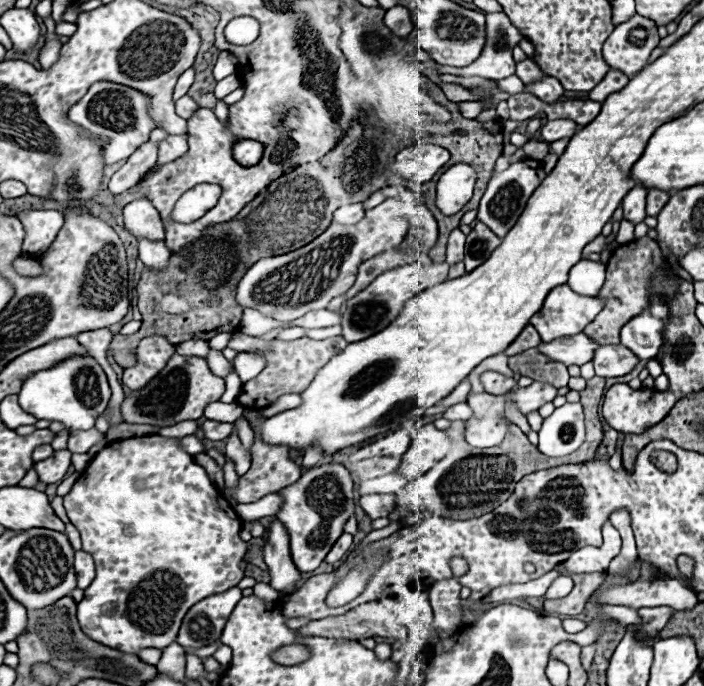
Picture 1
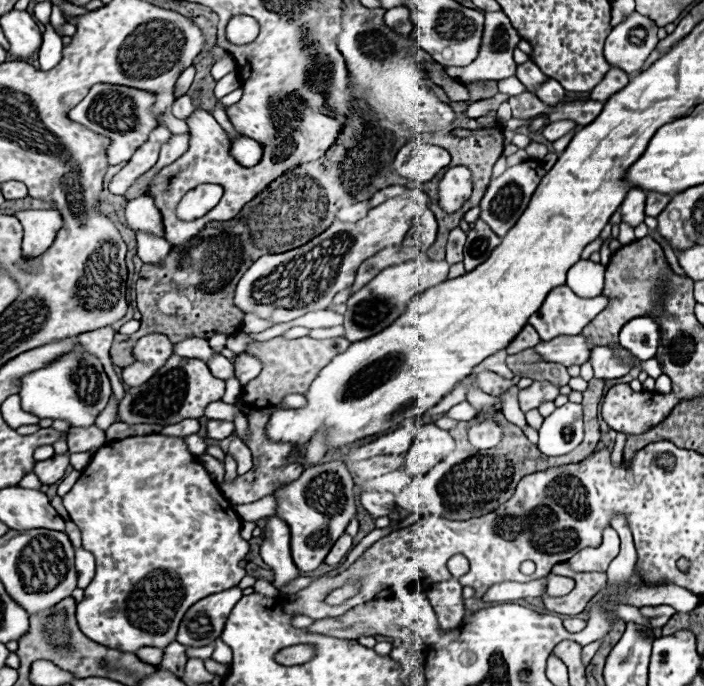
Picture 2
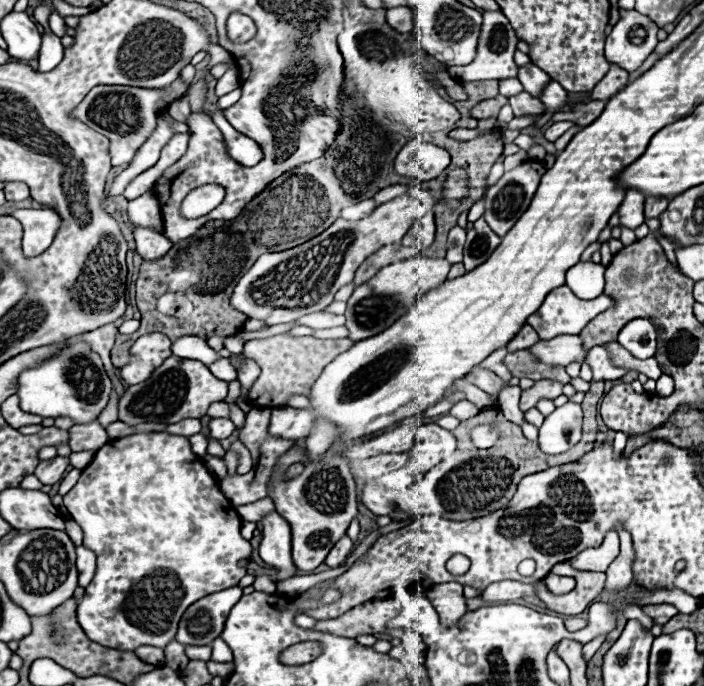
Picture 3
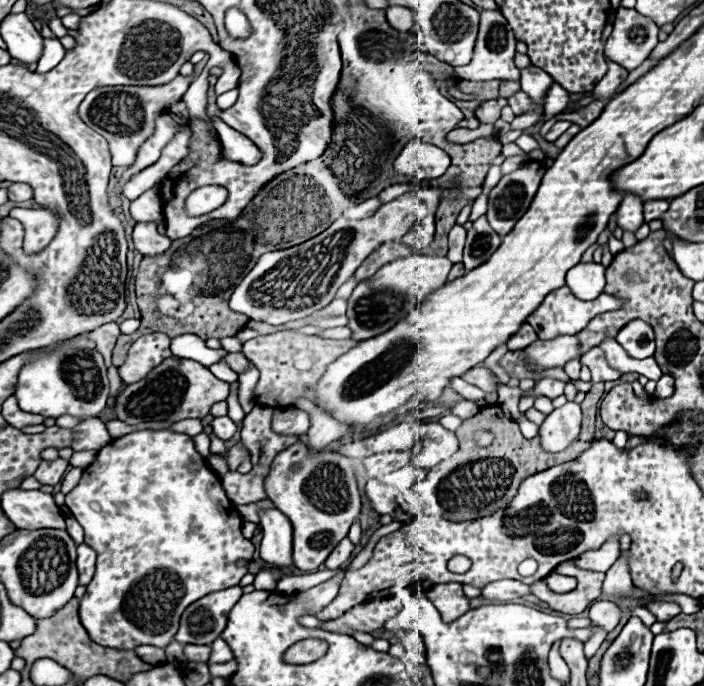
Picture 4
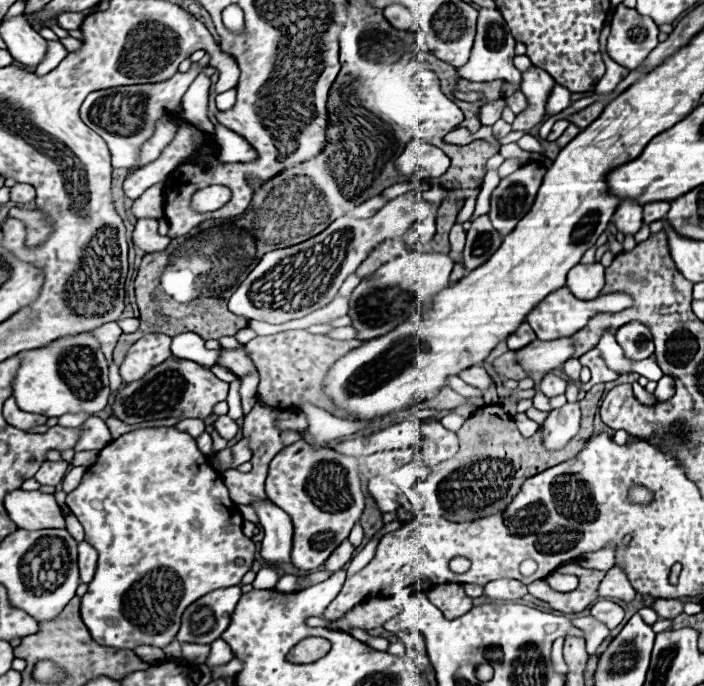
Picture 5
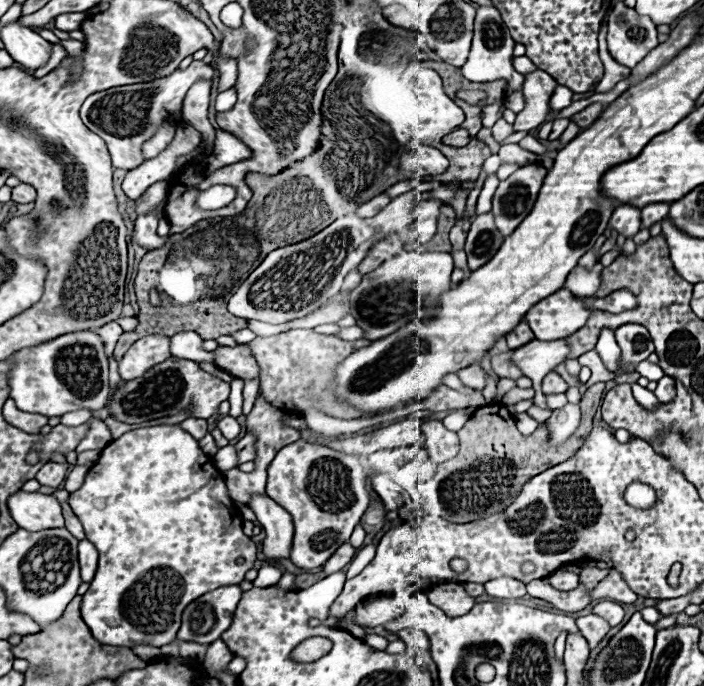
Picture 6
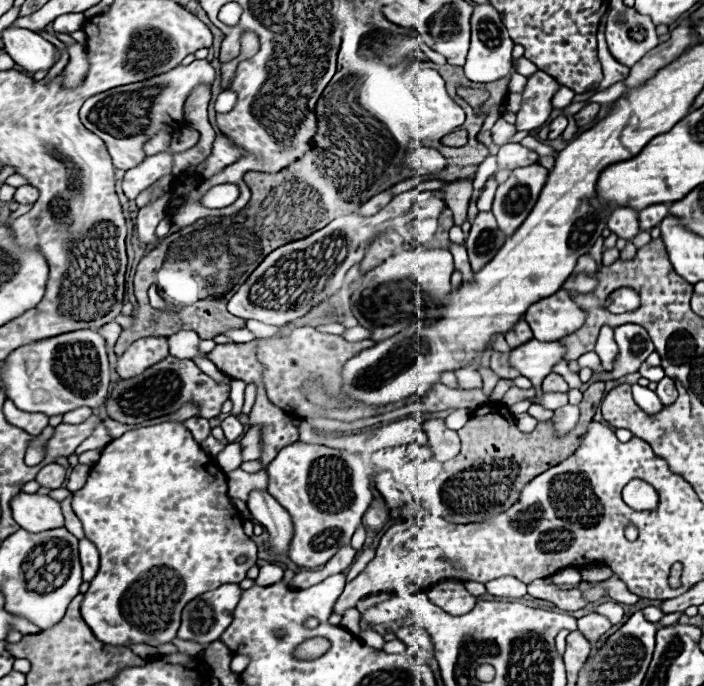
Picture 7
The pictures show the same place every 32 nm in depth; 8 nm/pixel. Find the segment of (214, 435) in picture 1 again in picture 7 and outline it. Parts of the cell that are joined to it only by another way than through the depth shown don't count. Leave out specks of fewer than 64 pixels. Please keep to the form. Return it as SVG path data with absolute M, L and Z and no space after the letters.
M228 416L228 418L224 418L224 420L220 422L220 428L224 430L224 436L226 436L228 442L234 442L234 440L244 432L244 428L242 428L242 424L238 422L236 416Z

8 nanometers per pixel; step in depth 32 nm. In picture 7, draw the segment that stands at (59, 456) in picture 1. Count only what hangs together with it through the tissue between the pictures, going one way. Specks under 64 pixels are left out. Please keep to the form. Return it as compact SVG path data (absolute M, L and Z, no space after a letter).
M48 464L48 466L44 466L44 468L38 472L38 476L36 476L36 482L38 482L40 486L48 486L48 488L52 488L52 490L62 488L64 480L66 480L66 468L60 466L60 464Z

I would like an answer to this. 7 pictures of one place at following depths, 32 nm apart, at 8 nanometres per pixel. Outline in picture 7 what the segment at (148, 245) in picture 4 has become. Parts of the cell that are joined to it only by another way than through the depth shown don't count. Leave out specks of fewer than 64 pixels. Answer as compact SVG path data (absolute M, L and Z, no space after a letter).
M164 194L160 200L156 200L154 204L146 206L138 212L138 218L136 218L138 242L142 242L144 246L148 246L148 244L158 246L160 244L160 238L156 238L156 226L166 216L168 204L170 204L170 194Z

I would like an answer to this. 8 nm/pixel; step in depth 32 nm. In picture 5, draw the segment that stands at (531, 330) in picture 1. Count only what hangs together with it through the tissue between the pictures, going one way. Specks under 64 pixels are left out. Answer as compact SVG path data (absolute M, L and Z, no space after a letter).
M524 322L514 334L510 334L508 336L508 348L510 350L518 350L518 348L524 348L526 344L530 344L530 342L534 342L536 340L536 336L534 336L534 330Z

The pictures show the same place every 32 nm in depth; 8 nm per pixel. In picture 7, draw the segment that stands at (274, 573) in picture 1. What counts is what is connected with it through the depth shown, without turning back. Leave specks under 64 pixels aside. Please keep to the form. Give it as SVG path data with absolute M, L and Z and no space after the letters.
M252 492L246 504L250 512L254 514L254 518L270 534L266 542L266 552L286 556L290 548L290 540L292 540L290 514L268 492Z

